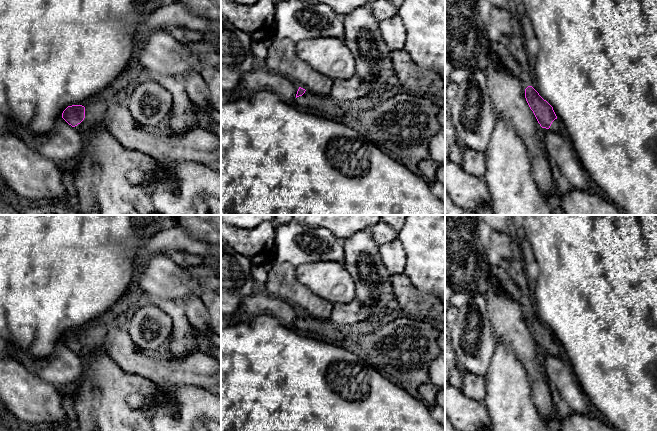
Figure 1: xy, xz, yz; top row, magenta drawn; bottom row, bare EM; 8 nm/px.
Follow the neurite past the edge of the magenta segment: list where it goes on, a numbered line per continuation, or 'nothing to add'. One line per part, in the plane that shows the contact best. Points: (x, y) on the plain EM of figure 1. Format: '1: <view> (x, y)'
1: xy (89, 349)

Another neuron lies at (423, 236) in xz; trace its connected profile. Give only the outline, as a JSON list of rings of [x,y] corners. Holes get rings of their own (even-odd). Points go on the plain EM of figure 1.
[[[407,215],[403,227],[398,231],[398,239],[406,252],[404,274],[421,293],[440,300],[445,296],[445,215]]]

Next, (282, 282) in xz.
[[[289,262],[274,263],[263,290],[288,301],[299,311],[316,319],[328,321],[334,306],[300,283],[296,278],[296,267]]]

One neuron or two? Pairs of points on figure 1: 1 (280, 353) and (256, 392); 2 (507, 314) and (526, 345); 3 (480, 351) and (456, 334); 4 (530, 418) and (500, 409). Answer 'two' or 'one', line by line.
1: one
2: one
3: one
4: one

